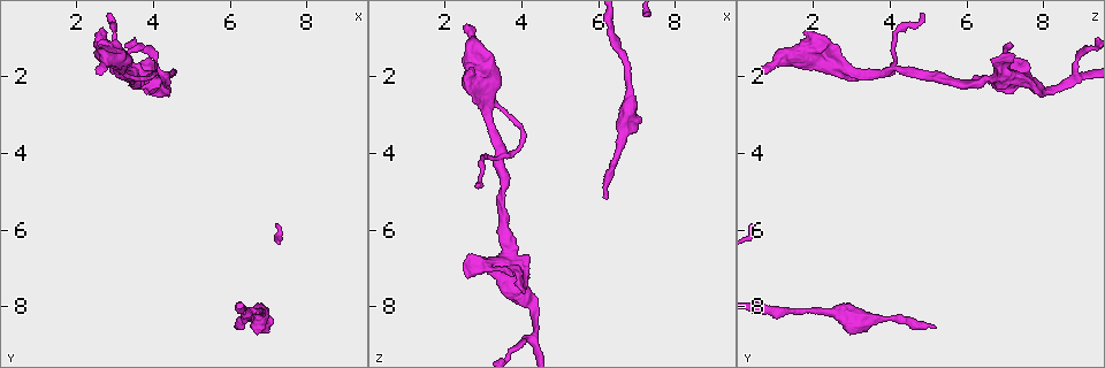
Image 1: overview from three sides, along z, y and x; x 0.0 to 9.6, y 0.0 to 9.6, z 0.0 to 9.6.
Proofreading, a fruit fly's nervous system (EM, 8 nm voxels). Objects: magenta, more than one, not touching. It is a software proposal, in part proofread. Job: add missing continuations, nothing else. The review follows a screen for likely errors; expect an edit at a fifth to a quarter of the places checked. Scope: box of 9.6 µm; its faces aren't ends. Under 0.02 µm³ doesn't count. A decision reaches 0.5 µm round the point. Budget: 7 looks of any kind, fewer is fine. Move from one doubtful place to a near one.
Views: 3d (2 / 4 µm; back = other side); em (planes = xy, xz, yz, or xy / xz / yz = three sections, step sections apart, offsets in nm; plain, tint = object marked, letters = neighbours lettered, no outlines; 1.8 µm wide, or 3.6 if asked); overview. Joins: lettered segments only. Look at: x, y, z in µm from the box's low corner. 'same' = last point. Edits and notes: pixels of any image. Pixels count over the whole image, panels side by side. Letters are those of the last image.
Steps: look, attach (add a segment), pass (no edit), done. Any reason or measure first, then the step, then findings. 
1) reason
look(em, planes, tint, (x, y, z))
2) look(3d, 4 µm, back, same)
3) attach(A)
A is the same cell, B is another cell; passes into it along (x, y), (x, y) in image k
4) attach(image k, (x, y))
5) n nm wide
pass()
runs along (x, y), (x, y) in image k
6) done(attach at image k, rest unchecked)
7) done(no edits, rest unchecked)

free end
look(em, yz, step 4, tint, (2.70, 1.55, 6.70))

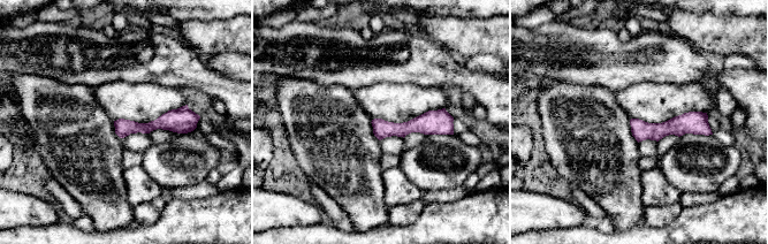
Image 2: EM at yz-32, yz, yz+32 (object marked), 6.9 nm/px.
look(em, planes, letters, same)

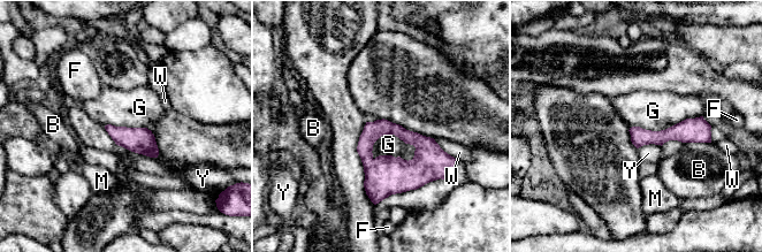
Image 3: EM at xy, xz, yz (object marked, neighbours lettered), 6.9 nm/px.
pass()
B, F, G, M, W and Y are other cells; runs along (632, 130), (639, 136), (708, 135) in image 3; none of them fits

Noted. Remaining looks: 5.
closes a loop
look(3d, 2 µm, (4.10, 1.90, 3.55))

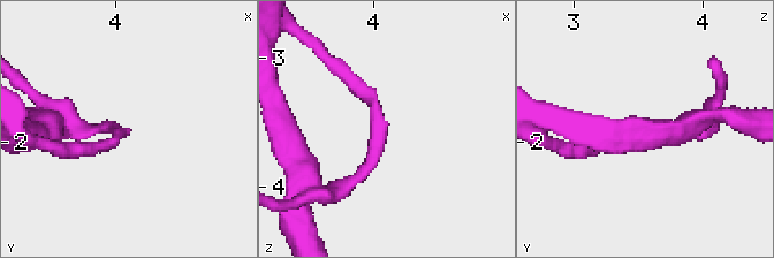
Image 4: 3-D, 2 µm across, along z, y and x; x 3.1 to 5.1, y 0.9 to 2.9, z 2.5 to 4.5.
now the EM
look(em, planes, tint, (4.12, 1.94, 3.62))

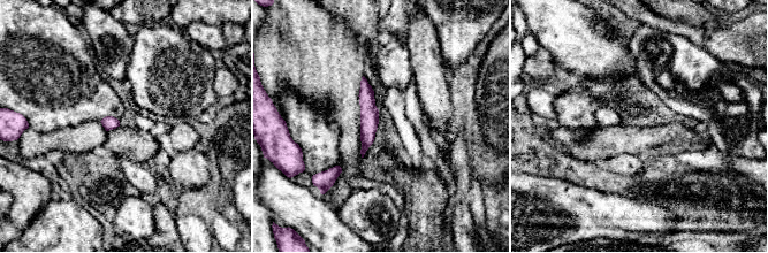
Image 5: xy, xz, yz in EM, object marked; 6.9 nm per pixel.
look(em, planes, letters, same)

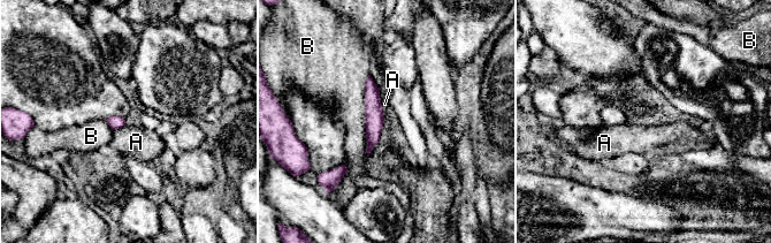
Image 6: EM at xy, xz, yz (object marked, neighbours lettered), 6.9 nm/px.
pass()
A and B are other cells; border along (379, 91), (381, 106), (384, 111) in image 6; no lettered segment goes on from it

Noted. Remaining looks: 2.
an open end
look(em, xz, step 8, tint, (2.60, 1.95, 0.75))

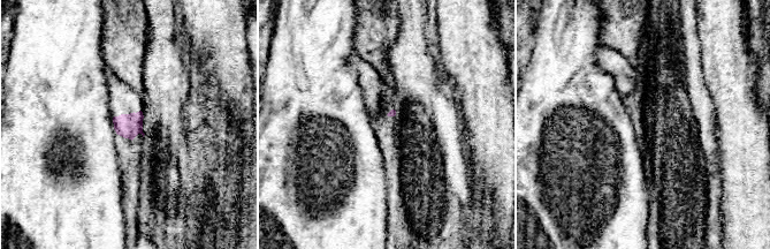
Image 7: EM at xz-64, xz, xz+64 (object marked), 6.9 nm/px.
another direction
look(em, planes, letters, same)

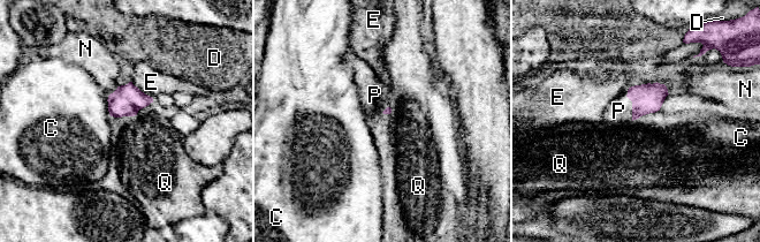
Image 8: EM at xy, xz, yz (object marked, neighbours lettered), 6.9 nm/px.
attach(image 8, (618, 111))
P is the same cell, C, D, E, N and Q are other cells; the neuron continues

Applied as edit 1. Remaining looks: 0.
done(attach at image 8, rest unchecked)

